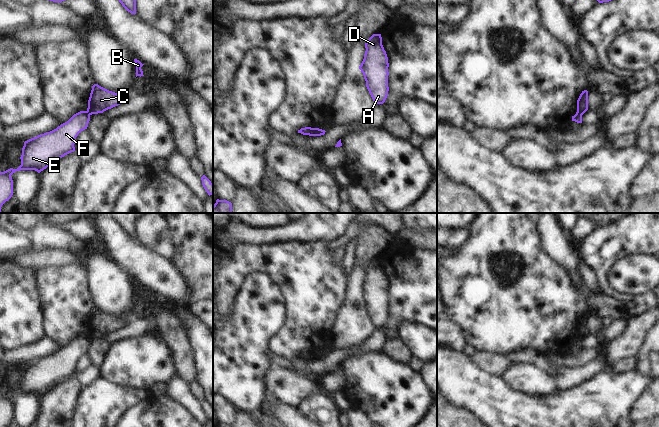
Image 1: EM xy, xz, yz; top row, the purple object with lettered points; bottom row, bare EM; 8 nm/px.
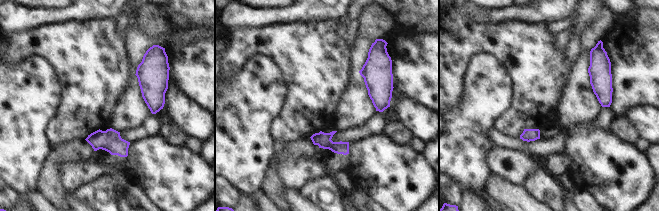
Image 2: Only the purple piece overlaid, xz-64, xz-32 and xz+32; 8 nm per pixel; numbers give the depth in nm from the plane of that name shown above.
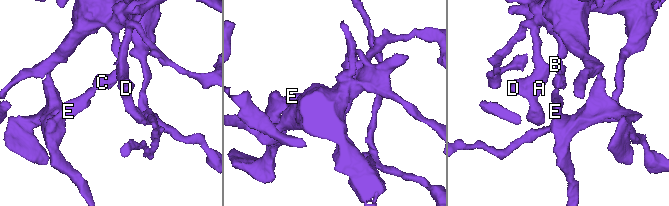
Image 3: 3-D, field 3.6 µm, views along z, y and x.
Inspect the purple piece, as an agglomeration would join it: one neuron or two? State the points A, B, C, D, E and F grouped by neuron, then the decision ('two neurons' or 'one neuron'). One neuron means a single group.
A D E F / B C; two neurons

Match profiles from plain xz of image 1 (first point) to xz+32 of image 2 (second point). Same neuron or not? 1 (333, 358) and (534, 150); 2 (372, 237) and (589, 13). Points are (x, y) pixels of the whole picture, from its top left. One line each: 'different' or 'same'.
1: same
2: different

